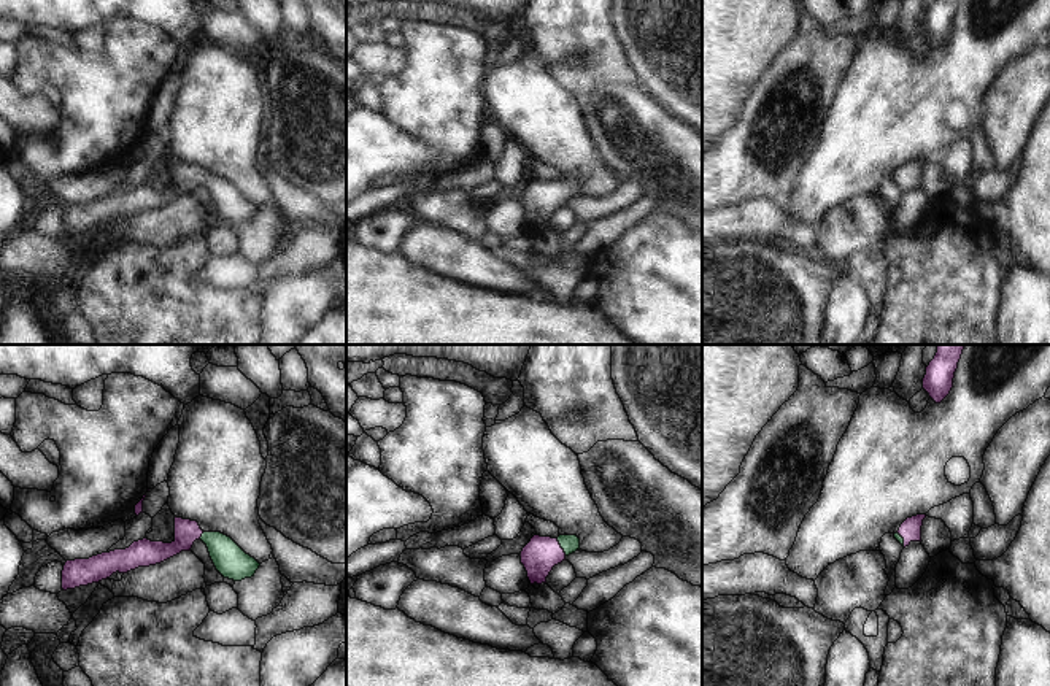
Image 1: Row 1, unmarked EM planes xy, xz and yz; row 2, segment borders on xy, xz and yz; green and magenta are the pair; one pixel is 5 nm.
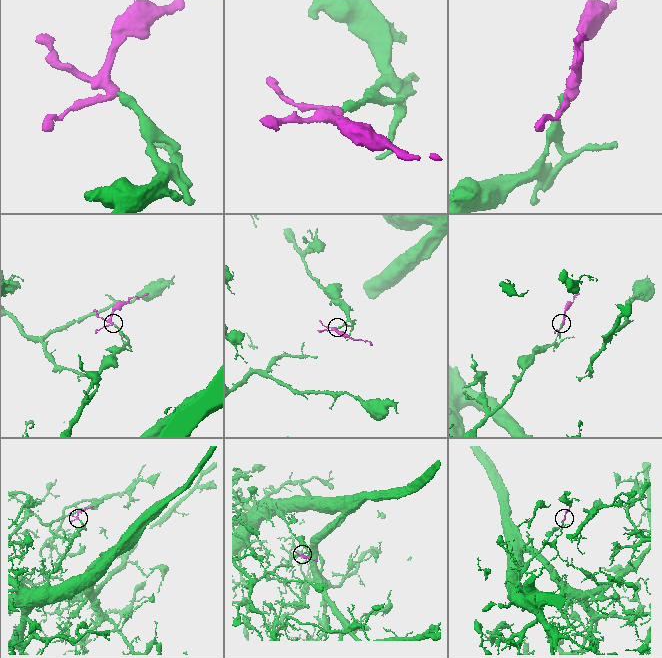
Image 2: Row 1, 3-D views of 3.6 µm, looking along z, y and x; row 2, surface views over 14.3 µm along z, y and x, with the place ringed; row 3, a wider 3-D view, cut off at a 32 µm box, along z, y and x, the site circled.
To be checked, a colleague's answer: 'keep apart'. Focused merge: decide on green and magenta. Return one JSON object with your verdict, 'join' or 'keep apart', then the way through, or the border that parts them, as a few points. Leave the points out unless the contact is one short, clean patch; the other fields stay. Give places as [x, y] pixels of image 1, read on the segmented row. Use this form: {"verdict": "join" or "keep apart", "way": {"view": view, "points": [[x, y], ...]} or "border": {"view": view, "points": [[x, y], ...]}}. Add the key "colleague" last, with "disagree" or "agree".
{"verdict": "join", "way": {"view": "xz", "points": [[569, 543], [561, 547], [540, 554]]}, "colleague": "disagree"}

